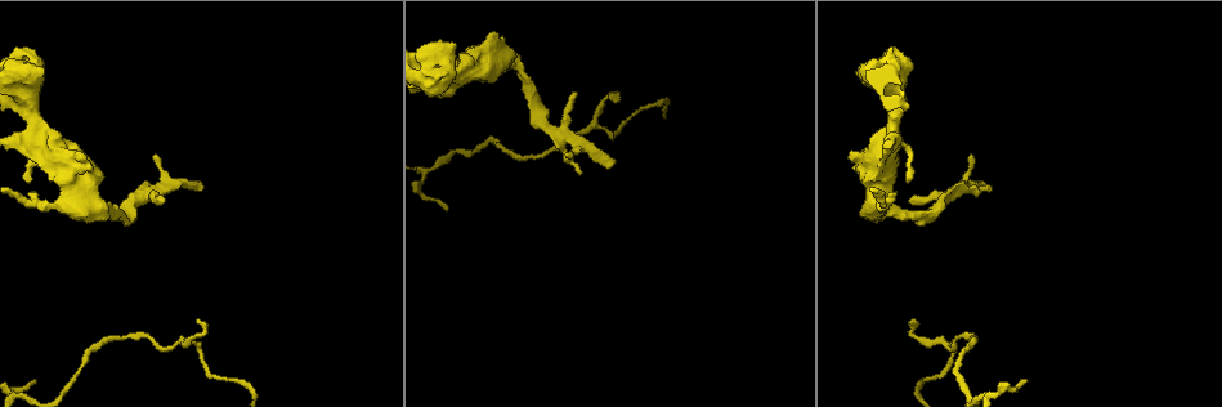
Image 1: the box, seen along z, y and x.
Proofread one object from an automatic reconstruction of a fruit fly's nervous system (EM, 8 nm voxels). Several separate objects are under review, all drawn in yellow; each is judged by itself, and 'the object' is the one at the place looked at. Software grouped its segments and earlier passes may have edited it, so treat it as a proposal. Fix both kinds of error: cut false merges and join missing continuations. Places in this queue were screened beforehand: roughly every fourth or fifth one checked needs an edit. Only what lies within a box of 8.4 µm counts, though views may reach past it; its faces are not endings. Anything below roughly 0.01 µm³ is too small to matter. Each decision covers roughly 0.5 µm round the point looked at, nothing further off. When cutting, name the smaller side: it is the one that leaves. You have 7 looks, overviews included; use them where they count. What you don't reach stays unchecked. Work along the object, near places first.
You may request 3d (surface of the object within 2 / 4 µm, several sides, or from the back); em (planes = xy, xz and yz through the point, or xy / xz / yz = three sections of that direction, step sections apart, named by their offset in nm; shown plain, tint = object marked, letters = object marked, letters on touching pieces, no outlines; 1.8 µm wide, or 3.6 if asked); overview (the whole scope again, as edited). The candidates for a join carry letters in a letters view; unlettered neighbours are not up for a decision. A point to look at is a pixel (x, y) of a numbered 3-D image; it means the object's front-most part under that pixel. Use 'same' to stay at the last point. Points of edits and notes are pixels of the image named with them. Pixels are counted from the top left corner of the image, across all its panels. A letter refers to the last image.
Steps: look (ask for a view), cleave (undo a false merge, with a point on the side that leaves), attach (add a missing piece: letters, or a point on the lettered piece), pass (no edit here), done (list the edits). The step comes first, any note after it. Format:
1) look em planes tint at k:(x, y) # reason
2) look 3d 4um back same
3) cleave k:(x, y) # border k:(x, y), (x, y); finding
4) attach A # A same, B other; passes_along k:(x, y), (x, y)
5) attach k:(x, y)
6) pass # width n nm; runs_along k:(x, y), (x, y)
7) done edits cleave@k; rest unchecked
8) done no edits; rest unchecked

look em planes plain at 1:(914, 321) # an open end

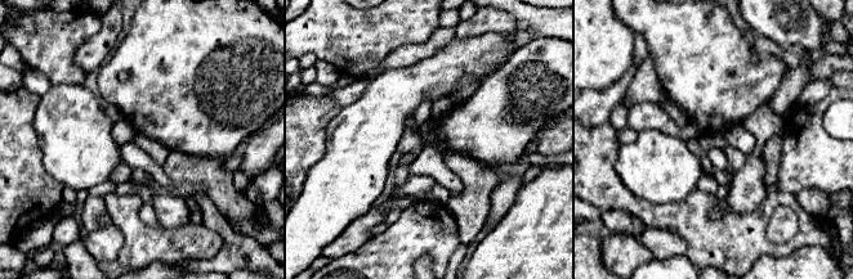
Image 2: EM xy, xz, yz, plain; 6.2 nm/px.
look em planes letters same

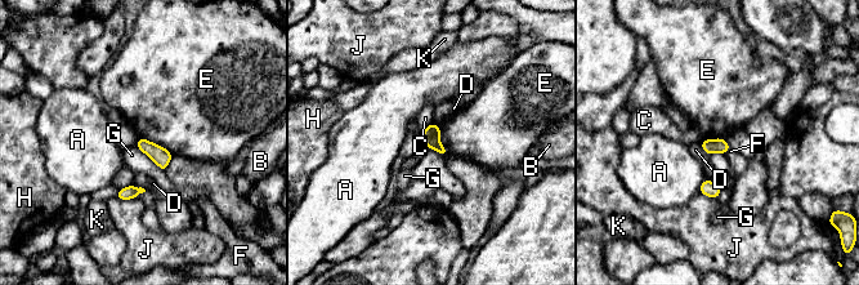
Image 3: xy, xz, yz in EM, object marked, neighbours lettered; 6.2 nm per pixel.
pass # width 90 nm; A other, B other, C other, D other, E other, F other, G other, H other, J other, K other; none of them fits

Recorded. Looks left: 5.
look 3d 4um at 1:(851, 155) # an open end

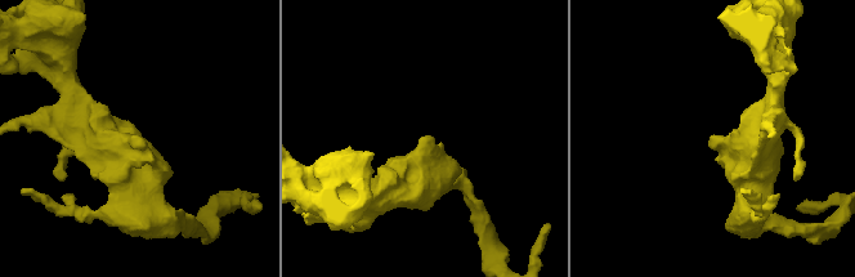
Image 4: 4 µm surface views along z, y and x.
look em 3.6um yz step 8 plain at 4:(428, 138) # need the tissue

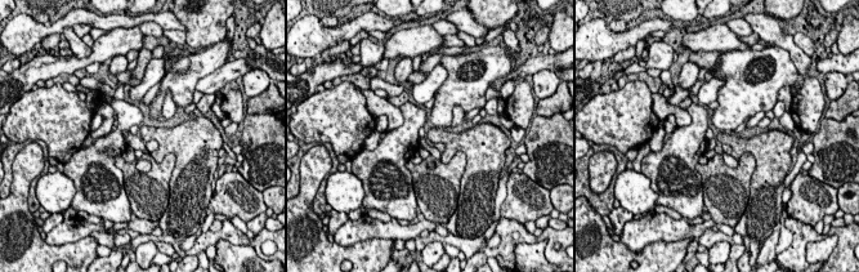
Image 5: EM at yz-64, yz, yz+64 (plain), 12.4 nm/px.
look em 3.6um yz step 8 letters same

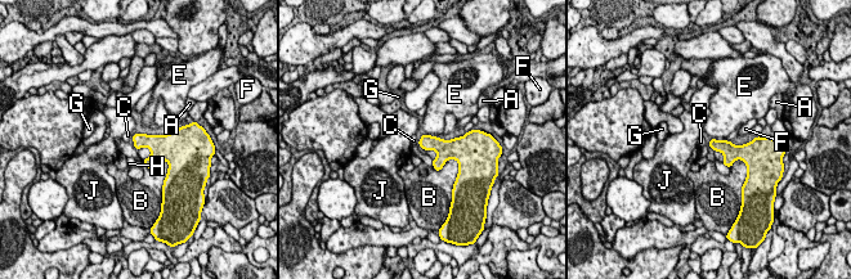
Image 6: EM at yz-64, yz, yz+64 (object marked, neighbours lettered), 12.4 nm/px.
pass # A other, B other, C other, E other, F other, G other, H other, J other; border 6:(711, 138), (724, 139); none of them fits

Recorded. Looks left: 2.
look em 3.6um planes letters at 1:(27, 85) # narrows sharply

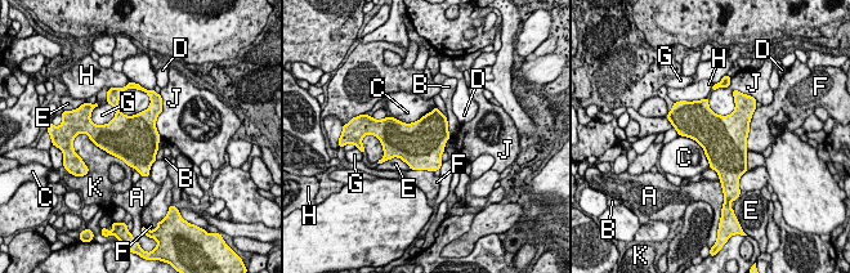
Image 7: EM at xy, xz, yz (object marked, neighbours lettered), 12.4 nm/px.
pass # width 600 nm; A other, B other, C other, D other, E other, F other, G other, H other, J other, K other; border 7:(435, 106), (410, 122), (388, 117); one neuron here

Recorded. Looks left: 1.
done no edits; rest unchecked

